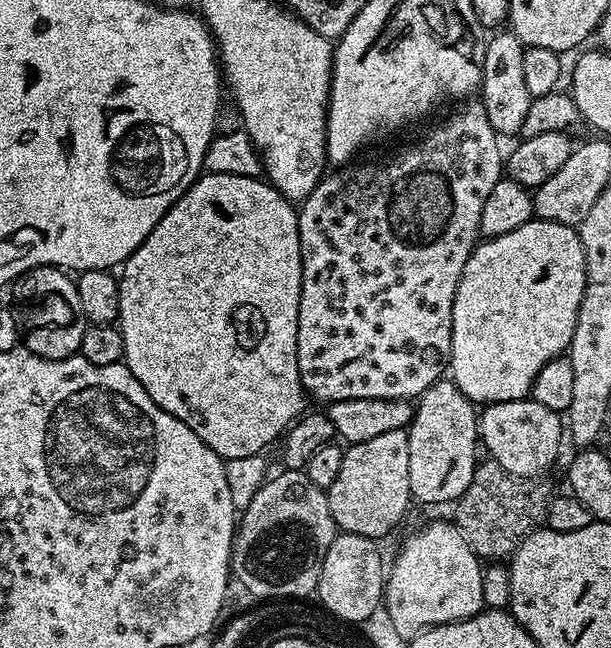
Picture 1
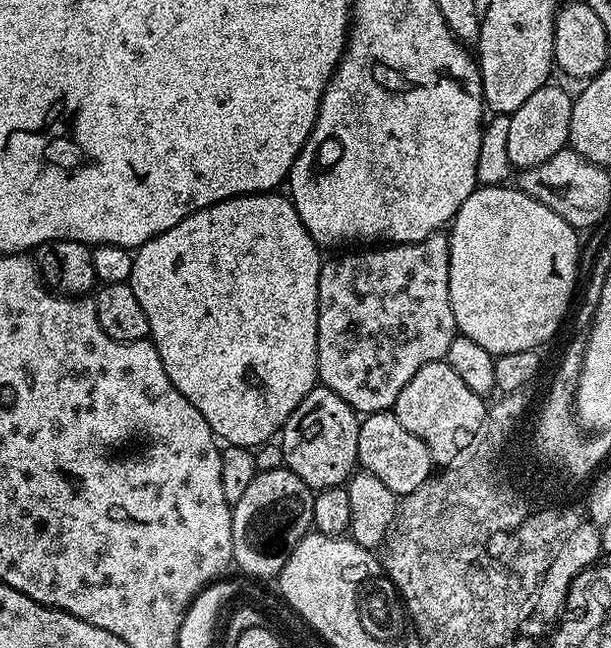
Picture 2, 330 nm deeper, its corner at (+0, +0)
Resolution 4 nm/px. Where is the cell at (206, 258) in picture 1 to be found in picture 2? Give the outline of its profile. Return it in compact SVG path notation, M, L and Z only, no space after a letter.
M275 191L258 192L255 196L235 196L229 200L199 208L198 211L191 212L186 218L182 218L182 222L170 226L170 230L150 238L150 242L146 242L140 248L135 249L132 258L132 278L130 283L134 290L134 295L138 298L138 303L142 306L142 310L146 310L146 322L150 322L148 335L154 347L158 350L158 358L162 358L162 366L166 366L166 374L170 374L170 382L174 382L174 386L188 399L190 406L194 406L194 410L198 410L198 414L202 414L202 418L206 418L212 433L223 441L225 445L233 444L239 448L249 450L256 450L261 445L269 443L283 429L285 422L290 418L290 414L294 414L298 402L302 402L302 398L306 398L306 394L310 394L310 390L317 387L318 384L316 367L318 366L318 278L320 277L320 265L322 263L321 249L314 242L314 238L310 238L306 226L302 226L302 218L298 218L298 210L292 205L291 199L287 195L276 195L280 194Z

